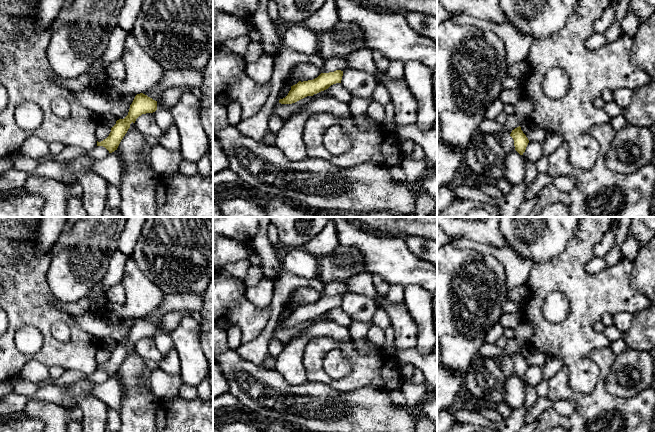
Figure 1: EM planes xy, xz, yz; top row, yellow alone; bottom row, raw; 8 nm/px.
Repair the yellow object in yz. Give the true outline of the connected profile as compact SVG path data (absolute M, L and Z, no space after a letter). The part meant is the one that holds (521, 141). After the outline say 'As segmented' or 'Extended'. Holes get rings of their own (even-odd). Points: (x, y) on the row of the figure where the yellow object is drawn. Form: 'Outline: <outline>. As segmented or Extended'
Outline: M519 126L519 127L515 128L514 130L512 130L510 136L514 140L515 150L520 155L523 155L523 153L525 152L526 147L529 143L529 140L526 137L526 135L523 133L523 131L521 130L521 127Z. As segmented

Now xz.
Outline: M336 70L329 73L321 73L317 78L308 81L299 81L291 86L288 95L279 100L281 104L292 104L307 96L313 96L328 89L331 85L341 83L343 71Z. As segmented

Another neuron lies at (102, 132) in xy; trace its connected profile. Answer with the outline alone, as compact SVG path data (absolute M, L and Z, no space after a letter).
M103 124L99 125L96 129L96 136L97 136L97 141L101 142L104 139L106 139L111 132L111 129L108 126L105 126Z

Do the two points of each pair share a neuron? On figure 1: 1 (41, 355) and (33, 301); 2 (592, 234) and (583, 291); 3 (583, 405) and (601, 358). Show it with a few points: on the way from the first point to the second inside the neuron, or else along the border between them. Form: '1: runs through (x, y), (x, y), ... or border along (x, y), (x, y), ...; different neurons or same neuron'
1: runs through (47, 342), (42, 314); same neuron
2: runs through (579, 248), (579, 277); same neuron
3: runs through (595, 394), (601, 386), (603, 370); same neuron

